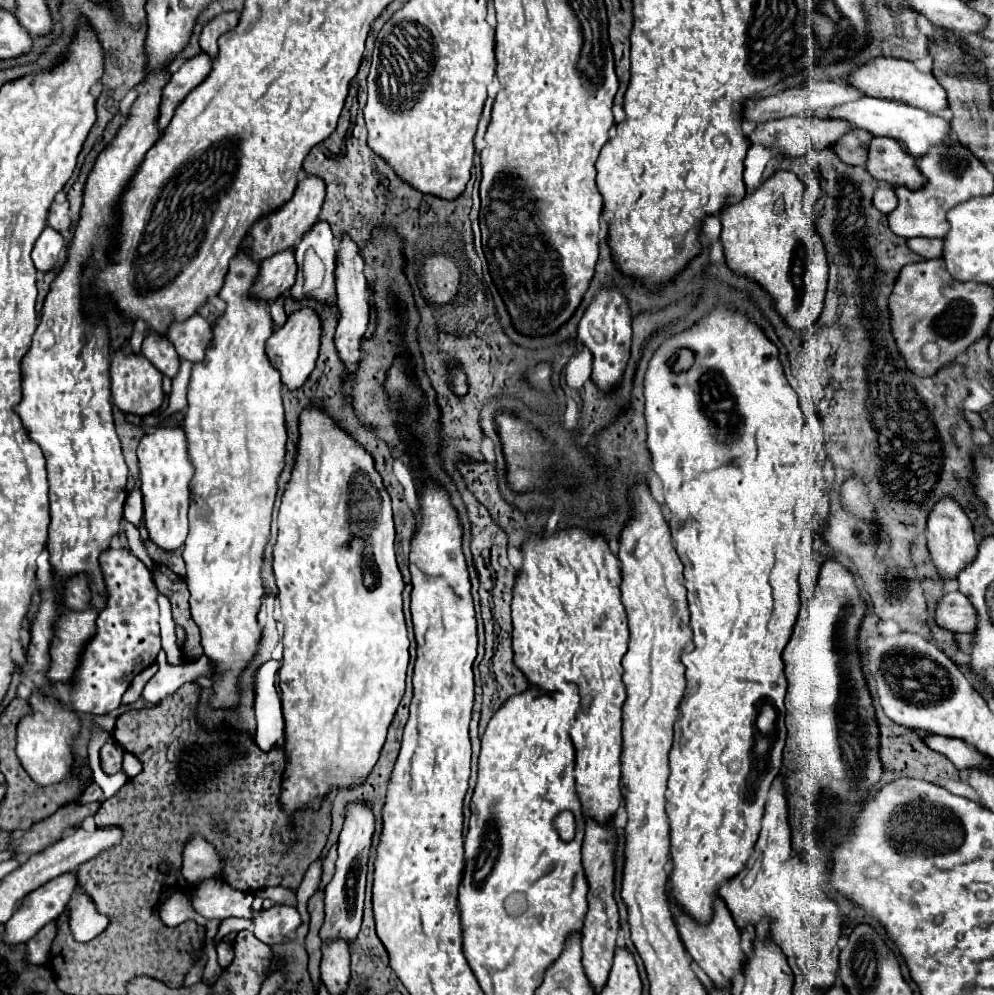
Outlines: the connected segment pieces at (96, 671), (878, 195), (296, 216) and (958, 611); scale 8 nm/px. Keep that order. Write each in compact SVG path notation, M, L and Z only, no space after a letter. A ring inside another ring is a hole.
M126 548L106 550L100 556L100 564L106 576L108 604L96 620L98 632L84 648L74 682L50 686L50 692L54 692L56 698L60 698L64 704L72 706L76 712L92 716L116 710L134 676L150 666L162 648L156 602L158 590L150 570Z
M878 188L874 192L874 198L872 198L872 204L876 210L888 214L892 212L892 208L896 208L896 194L892 188Z
M304 176L304 180L298 184L298 188L294 190L294 196L276 212L264 216L260 222L256 222L250 230L250 252L248 256L260 264L262 260L284 252L284 250L292 250L296 248L296 244L300 242L300 238L310 232L310 228L316 224L320 208L324 202L324 182L316 176Z
M946 592L938 600L934 620L950 632L972 632L976 628L976 612L962 592Z

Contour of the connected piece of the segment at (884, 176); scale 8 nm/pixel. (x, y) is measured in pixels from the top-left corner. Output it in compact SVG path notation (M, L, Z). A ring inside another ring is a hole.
M872 138L868 144L866 170L872 178L892 186L906 186L912 190L924 186L924 176L916 168L916 158L908 156L896 140Z

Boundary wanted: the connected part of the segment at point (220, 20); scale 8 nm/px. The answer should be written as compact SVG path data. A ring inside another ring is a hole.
M226 12L226 14L220 14L220 16L212 18L200 32L200 48L202 48L202 52L206 52L210 58L214 58L216 52L218 52L218 44L216 44L218 38L224 32L232 30L236 24L238 24L238 14L236 12Z

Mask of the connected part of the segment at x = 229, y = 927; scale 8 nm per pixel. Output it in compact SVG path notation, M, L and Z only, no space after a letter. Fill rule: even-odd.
M235 917L224 919L219 926L214 942L217 946L218 942L220 942L220 940L222 940L226 935L230 934L231 932L239 932L241 930L253 931L253 928L254 926L251 920Z

